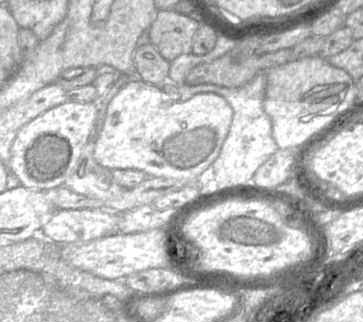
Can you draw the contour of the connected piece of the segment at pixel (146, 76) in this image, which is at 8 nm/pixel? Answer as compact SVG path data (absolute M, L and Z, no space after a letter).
M151 43L136 48L134 64L138 79L148 84L161 86L168 80L170 62Z

